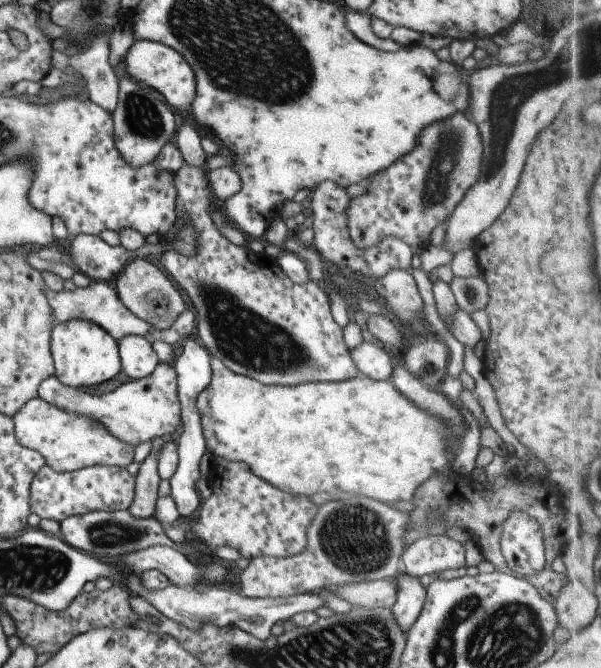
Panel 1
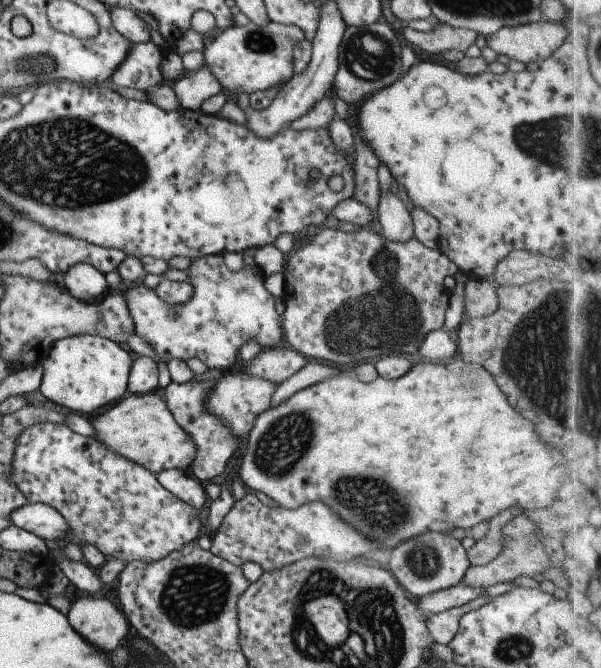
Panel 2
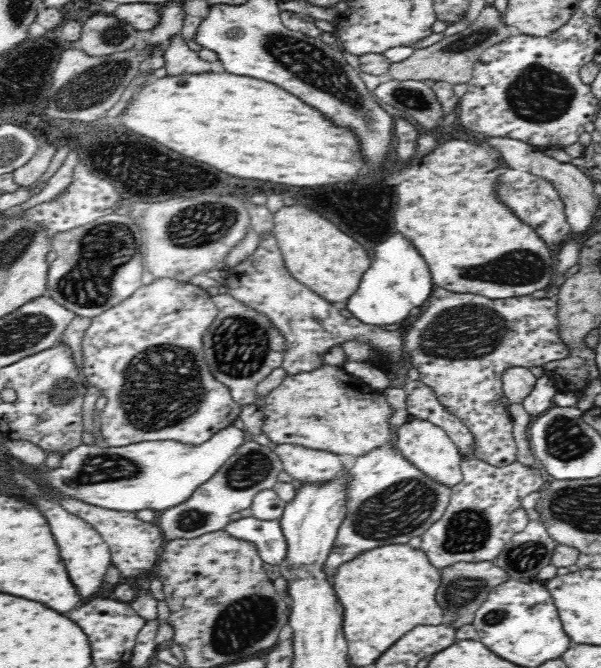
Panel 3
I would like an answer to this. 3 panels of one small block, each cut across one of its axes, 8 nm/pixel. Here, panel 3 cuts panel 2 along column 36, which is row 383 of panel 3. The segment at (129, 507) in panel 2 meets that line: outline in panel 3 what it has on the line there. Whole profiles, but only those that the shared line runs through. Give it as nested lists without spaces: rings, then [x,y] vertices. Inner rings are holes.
[[[436,288],[436,290],[432,290],[432,294],[428,296],[428,308],[424,310],[424,314],[421,314],[420,318],[417,318],[417,320],[412,323],[412,326],[410,326],[408,332],[406,332],[406,336],[403,338],[403,349],[410,354],[410,362],[412,362],[413,367],[420,373],[420,381],[426,386],[432,387],[432,390],[436,393],[436,397],[438,397],[438,401],[444,406],[444,409],[446,409],[449,414],[456,416],[460,422],[462,422],[462,425],[468,427],[470,434],[472,434],[472,446],[470,446],[468,454],[465,455],[466,458],[478,459],[496,467],[508,466],[517,461],[517,446],[516,441],[514,441],[514,435],[512,435],[513,421],[508,407],[501,402],[504,398],[503,374],[512,367],[524,367],[529,369],[533,366],[543,367],[546,363],[568,358],[569,348],[564,344],[560,336],[557,314],[558,307],[556,299],[549,299],[547,297],[534,298],[530,295],[492,300],[481,294],[455,293],[444,290],[444,288]]]

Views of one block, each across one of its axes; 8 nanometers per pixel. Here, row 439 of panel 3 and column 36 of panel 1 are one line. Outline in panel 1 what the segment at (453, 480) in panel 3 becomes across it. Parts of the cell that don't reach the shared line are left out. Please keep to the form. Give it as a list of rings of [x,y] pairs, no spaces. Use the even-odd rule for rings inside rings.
[[[39,397],[29,399],[11,416],[17,444],[41,454],[45,465],[55,472],[71,472],[89,466],[126,467],[133,460],[133,446],[109,436],[101,424],[85,416],[59,410]]]

